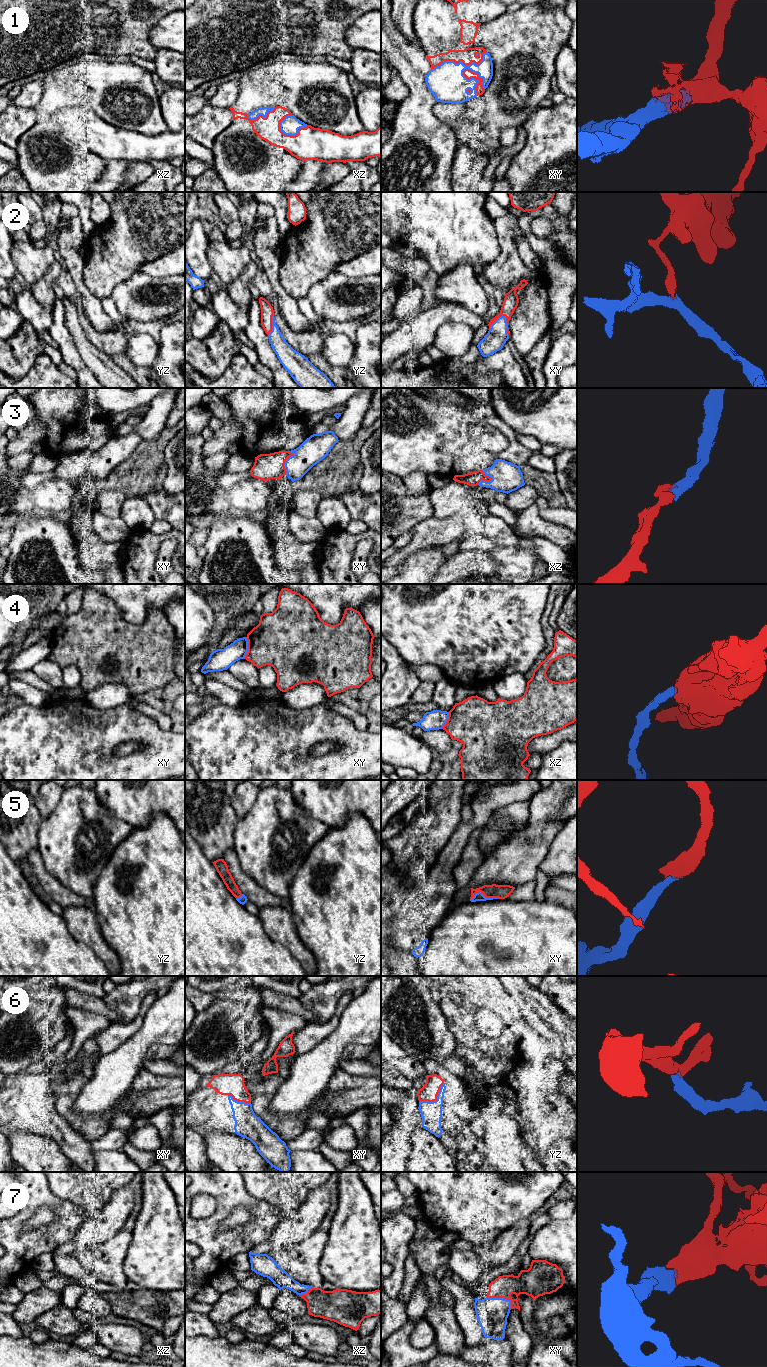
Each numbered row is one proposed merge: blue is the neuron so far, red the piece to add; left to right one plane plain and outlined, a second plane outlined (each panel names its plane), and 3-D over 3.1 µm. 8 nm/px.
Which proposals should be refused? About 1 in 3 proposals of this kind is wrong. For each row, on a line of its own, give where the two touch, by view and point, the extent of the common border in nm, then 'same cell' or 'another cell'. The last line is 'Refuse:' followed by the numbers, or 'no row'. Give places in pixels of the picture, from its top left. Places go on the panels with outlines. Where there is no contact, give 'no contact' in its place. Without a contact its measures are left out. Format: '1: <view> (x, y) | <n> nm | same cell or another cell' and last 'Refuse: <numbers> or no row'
1: xy (474, 78) | 240 nm | same cell
2: xy (496, 320) | 180 nm | same cell
3: xy (285, 462) | 200 nm | same cell
4: xy (247, 648) | 180 nm | another cell
5: xy (484, 896) | 240 nm | same cell
6: yz (436, 1100) | 260 nm | same cell
7: xy (502, 1298) | 220 nm | same cell
Refuse: 4

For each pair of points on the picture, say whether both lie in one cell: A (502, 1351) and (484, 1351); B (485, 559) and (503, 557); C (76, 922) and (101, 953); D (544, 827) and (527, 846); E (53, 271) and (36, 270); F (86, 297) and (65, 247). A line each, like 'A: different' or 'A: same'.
A: same
B: different
C: same
D: same
E: different
F: same

